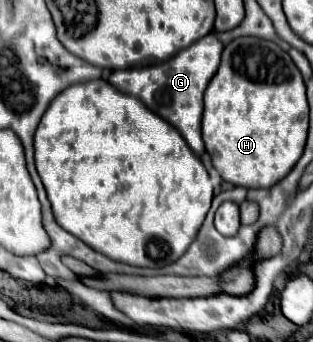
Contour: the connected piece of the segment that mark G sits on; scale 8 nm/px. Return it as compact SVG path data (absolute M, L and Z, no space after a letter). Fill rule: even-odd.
M210 33L164 63L140 67L140 69L112 71L108 81L116 89L122 89L122 93L130 93L142 99L142 103L150 111L158 113L162 119L166 119L182 133L182 137L186 139L186 143L196 155L202 155L204 141L202 141L200 125L202 125L202 111L204 111L204 91L210 79L214 77L214 73L218 71L218 65L222 61L222 49L224 43L214 33Z

